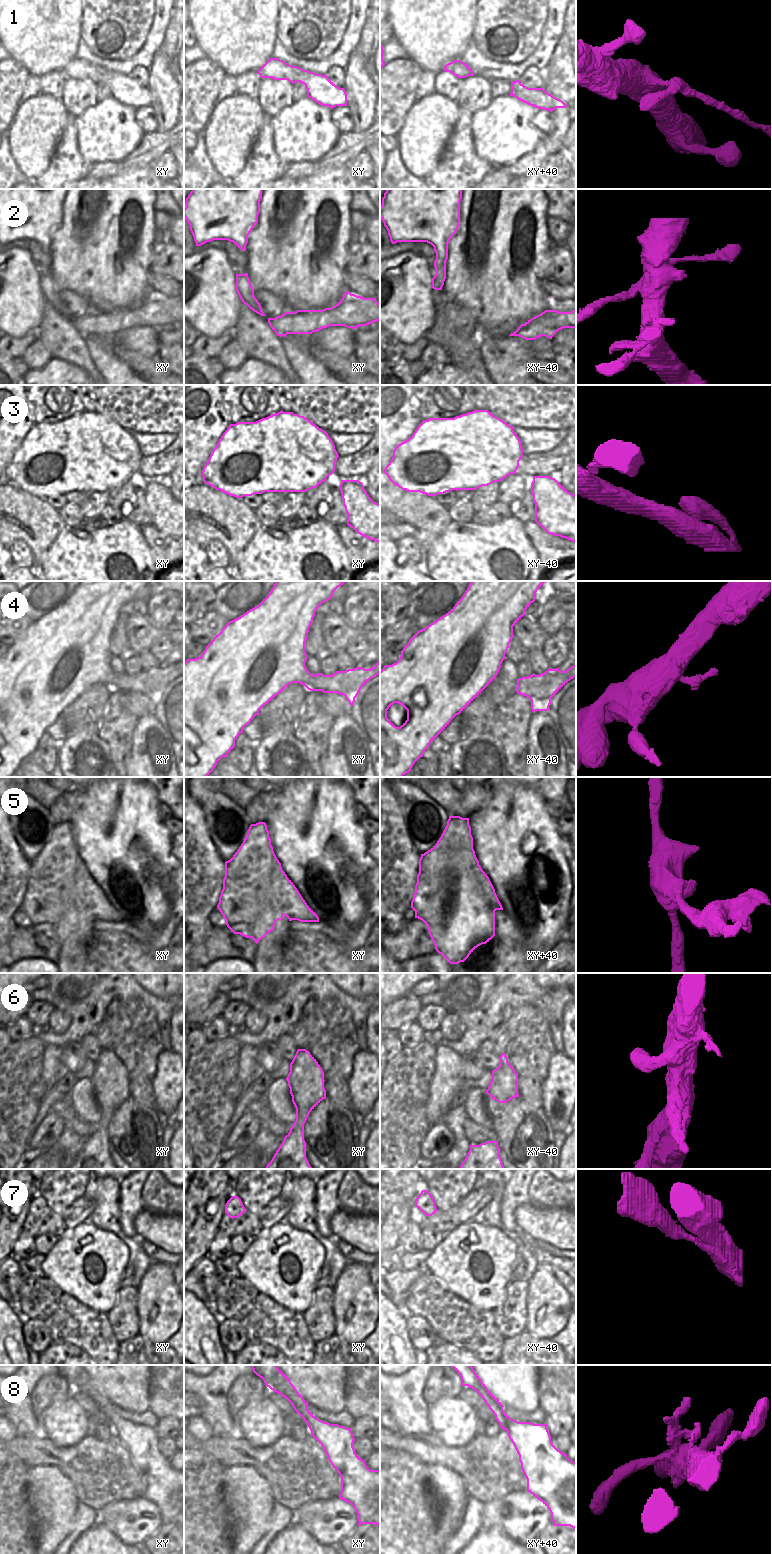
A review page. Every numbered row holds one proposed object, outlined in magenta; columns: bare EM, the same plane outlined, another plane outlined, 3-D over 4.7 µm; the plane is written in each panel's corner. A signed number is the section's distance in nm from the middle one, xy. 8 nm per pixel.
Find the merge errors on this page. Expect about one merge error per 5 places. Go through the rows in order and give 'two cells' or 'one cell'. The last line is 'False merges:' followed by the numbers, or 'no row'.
1: two cells
2: two cells
3: one cell
4: one cell
5: two cells
6: one cell
7: one cell
8: one cell
False merges: 1, 2, 5

